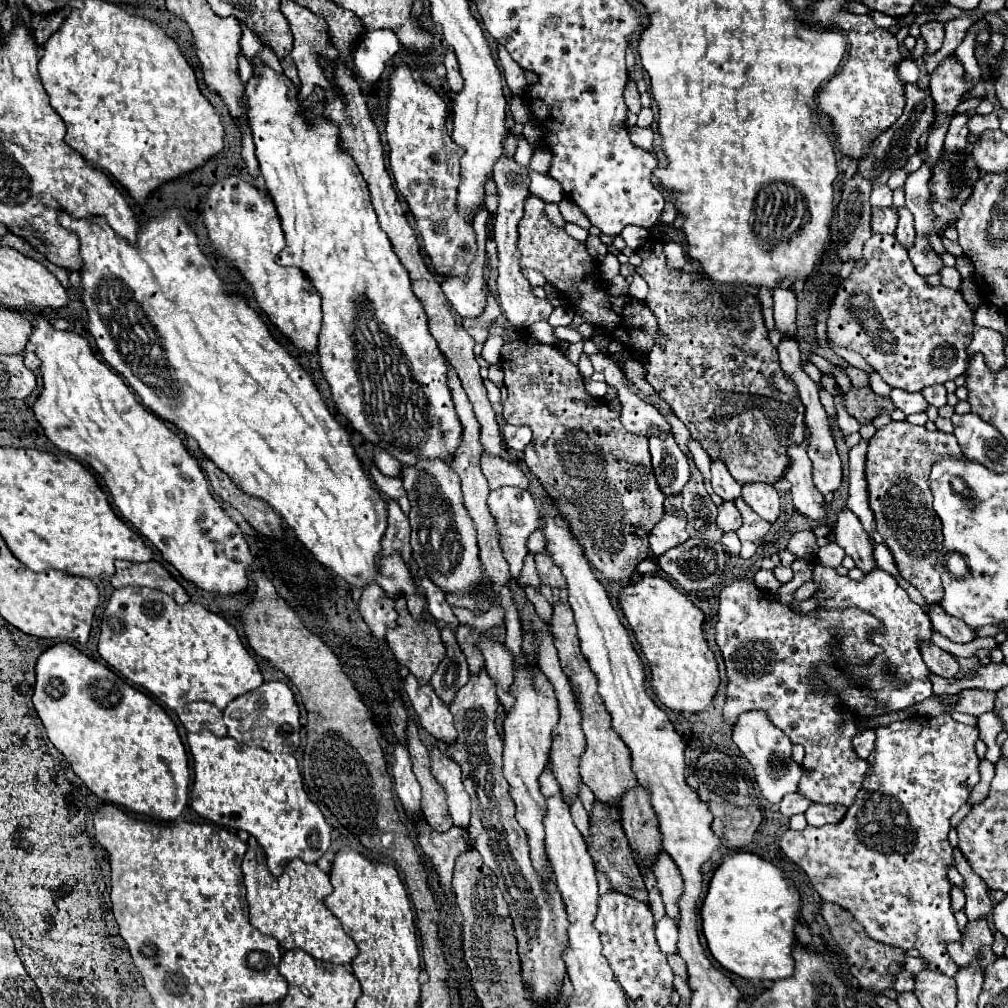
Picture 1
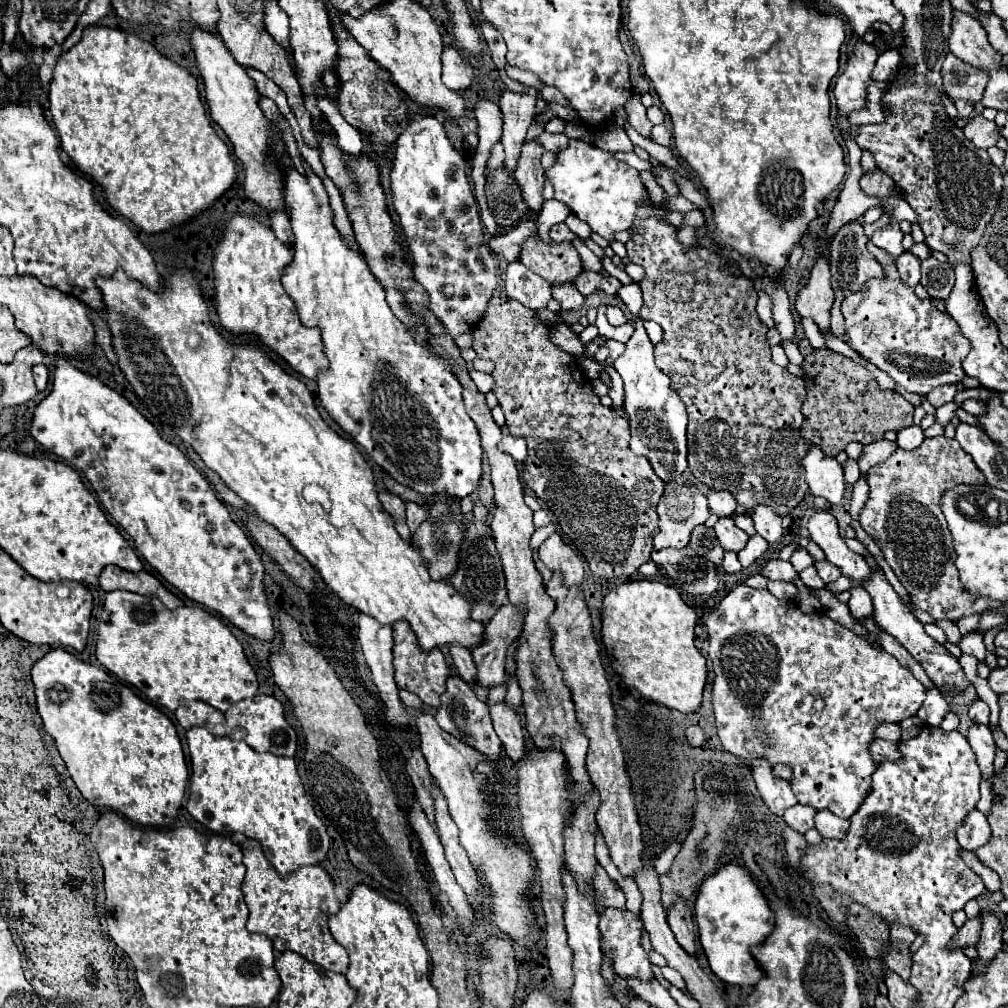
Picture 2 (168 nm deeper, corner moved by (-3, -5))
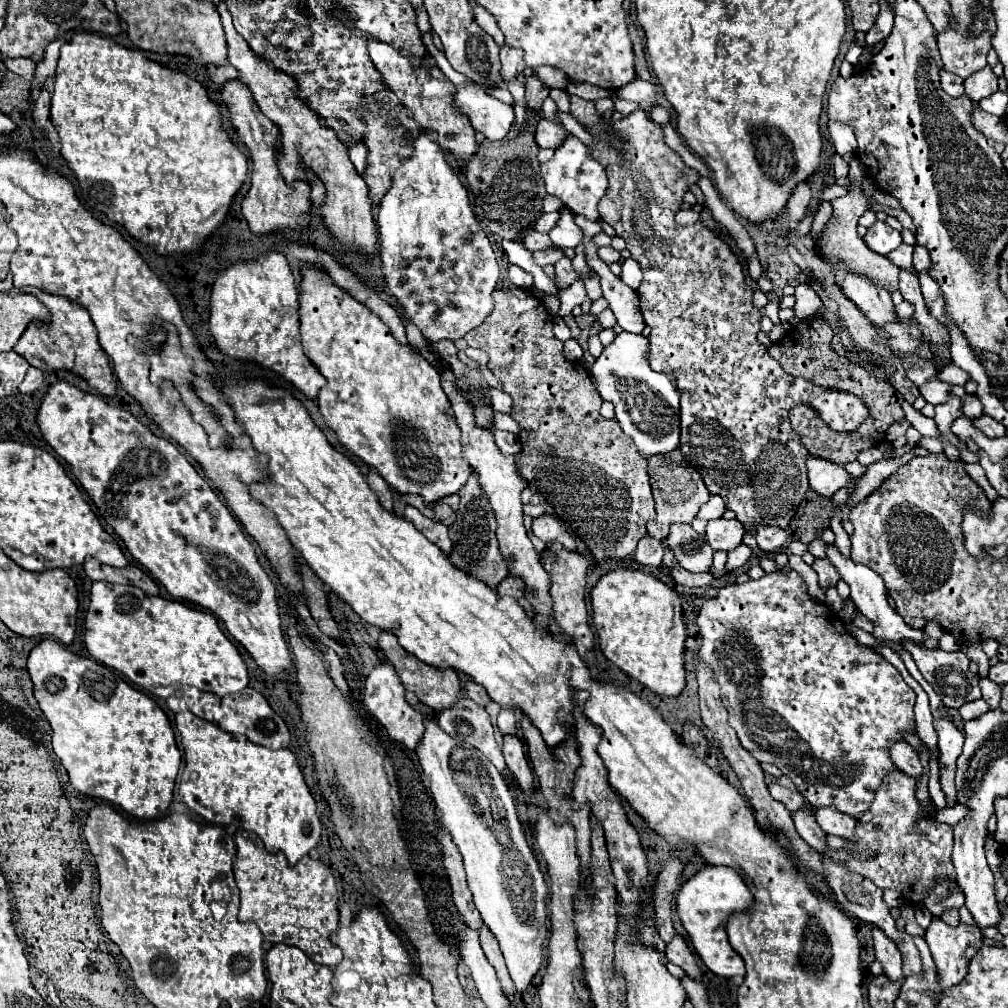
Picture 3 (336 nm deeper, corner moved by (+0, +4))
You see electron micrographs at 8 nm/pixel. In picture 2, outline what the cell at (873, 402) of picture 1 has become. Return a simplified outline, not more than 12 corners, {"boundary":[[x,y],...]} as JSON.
{"boundary":[[805,358],[801,434],[837,456],[913,424],[853,360]]}

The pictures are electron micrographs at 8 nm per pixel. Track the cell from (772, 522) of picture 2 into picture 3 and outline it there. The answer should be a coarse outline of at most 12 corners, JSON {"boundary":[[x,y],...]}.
{"boundary":[[784,529],[756,531],[764,553],[776,553],[788,541]]}

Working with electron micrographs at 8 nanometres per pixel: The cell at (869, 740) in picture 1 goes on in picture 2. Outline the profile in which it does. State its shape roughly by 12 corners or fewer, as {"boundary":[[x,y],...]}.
{"boundary":[[873,740],[869,754],[873,762],[895,758],[897,742]]}

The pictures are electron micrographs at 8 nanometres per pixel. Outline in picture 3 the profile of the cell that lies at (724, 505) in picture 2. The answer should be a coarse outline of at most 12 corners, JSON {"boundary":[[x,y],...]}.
{"boundary":[[710,495],[696,513],[698,519],[720,519],[724,513],[722,497]]}

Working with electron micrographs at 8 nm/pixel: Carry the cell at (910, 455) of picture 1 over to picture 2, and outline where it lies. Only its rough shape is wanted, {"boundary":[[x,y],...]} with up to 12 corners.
{"boundary":[[959,442],[897,448],[867,472],[861,526],[935,620],[963,594],[939,506],[985,484]]}

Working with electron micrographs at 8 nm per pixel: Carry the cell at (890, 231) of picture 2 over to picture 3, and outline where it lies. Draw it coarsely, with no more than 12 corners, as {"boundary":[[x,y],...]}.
{"boundary":[[884,221],[864,235],[872,251],[888,255],[902,243],[902,235]]}

